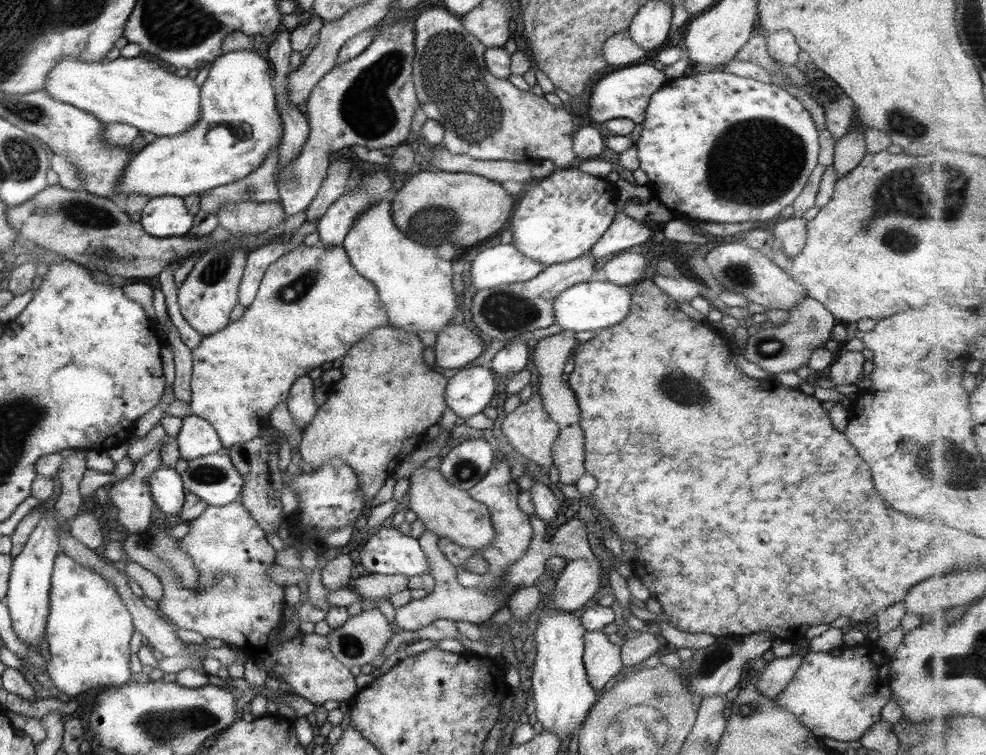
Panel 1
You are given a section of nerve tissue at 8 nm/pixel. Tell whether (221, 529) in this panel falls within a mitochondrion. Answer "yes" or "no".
no

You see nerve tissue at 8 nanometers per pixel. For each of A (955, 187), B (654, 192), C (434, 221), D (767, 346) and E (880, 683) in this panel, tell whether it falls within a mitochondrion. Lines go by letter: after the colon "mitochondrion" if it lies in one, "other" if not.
A: mitochondrion
B: other
C: mitochondrion
D: mitochondrion
E: other

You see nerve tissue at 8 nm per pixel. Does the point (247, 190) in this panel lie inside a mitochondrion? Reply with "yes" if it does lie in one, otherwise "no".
yes

